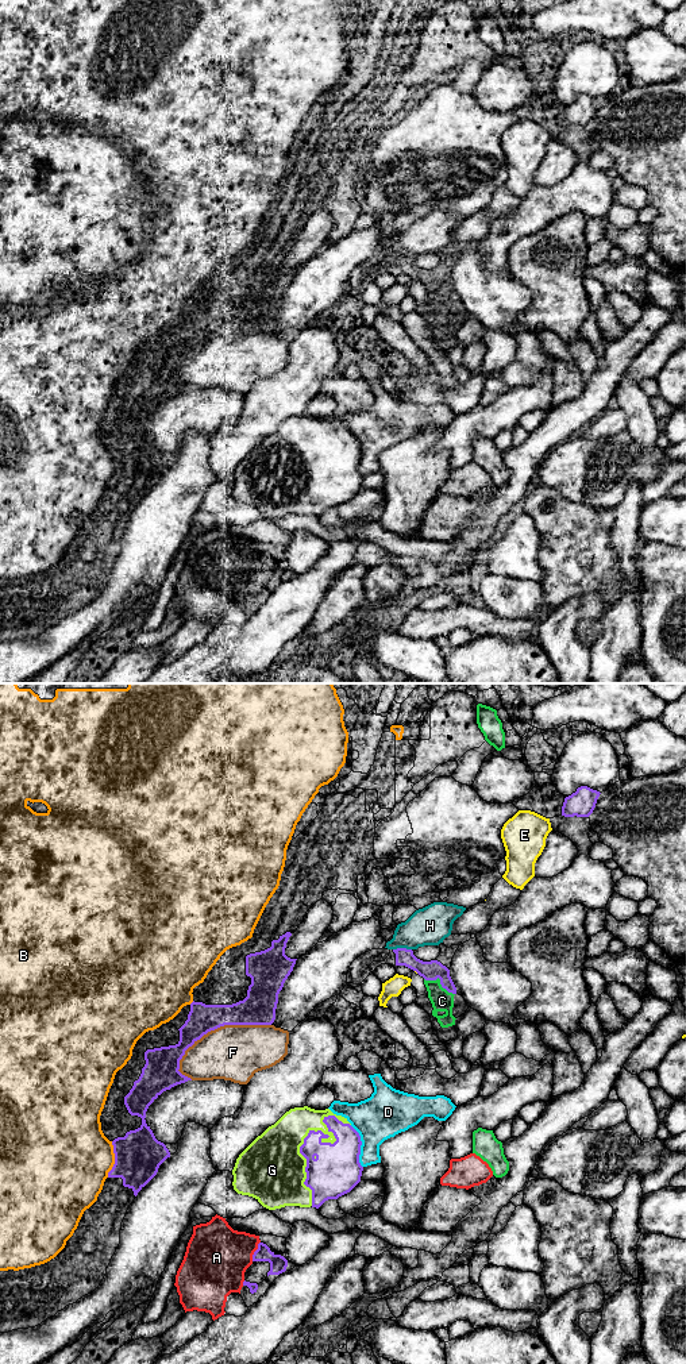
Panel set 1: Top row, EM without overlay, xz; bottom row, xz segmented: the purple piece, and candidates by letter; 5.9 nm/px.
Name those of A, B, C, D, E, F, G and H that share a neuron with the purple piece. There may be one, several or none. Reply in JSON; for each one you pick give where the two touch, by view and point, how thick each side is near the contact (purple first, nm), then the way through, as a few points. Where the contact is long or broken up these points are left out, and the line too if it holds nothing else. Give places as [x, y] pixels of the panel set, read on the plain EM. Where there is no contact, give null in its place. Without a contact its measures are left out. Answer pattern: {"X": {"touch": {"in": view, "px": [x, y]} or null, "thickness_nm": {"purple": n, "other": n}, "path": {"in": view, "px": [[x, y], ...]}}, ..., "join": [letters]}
{"G": {"touch": {"in": "xz", "px": [300, 457]}, "thickness_nm": {"purple": 280, "other": 400}}, "join": ["G"]}

